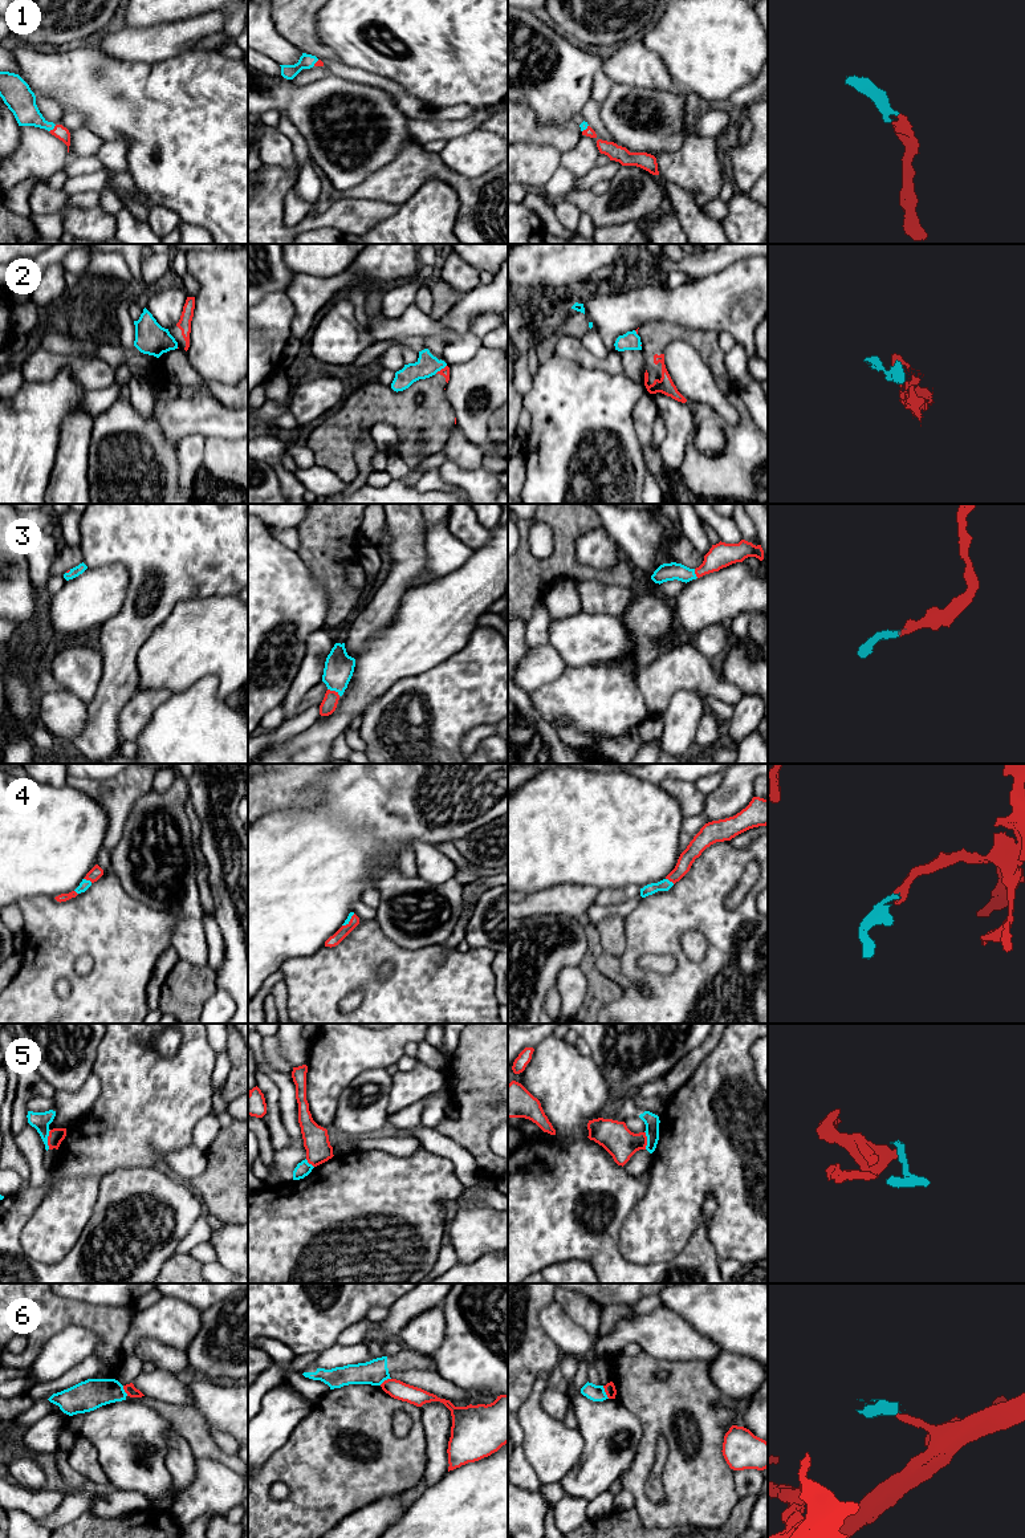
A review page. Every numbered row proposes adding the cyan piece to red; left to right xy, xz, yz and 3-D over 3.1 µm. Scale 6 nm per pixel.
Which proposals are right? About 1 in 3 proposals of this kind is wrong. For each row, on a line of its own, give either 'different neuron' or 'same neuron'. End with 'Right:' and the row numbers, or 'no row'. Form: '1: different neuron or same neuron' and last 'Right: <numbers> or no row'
1: same neuron
2: different neuron
3: same neuron
4: same neuron
5: different neuron
6: different neuron
Right: 1, 3, 4

